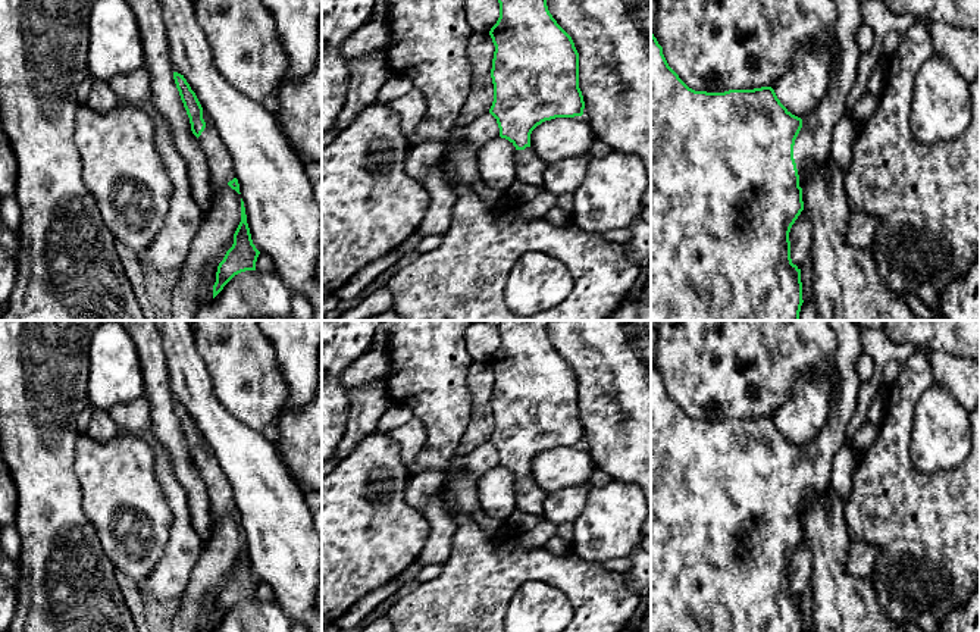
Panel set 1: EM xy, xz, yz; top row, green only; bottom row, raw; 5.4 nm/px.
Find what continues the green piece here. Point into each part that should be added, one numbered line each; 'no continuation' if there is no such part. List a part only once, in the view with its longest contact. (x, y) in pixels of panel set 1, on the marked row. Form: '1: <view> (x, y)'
1: yz (811, 147)

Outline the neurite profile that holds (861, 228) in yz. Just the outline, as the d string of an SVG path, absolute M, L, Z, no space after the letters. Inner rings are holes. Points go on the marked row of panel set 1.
M851 213L846 225L846 241L857 248L868 250L873 245L880 222L868 213Z

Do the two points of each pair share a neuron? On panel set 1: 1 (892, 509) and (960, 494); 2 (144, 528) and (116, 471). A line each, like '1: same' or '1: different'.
1: same
2: same

